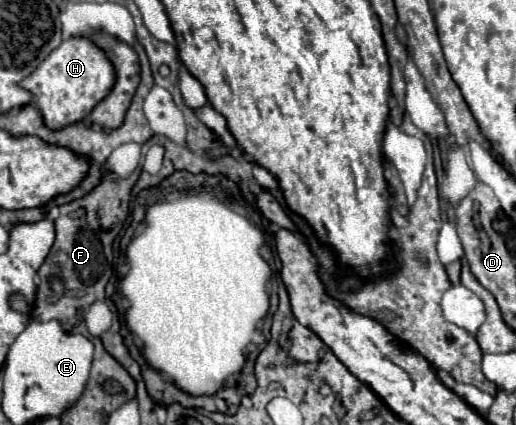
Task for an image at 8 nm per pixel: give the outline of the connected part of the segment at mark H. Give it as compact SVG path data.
M71 37L63 41L49 57L19 85L33 93L31 105L41 113L47 129L59 131L73 123L83 121L91 109L111 91L115 83L115 71L105 53L95 47L89 39Z

